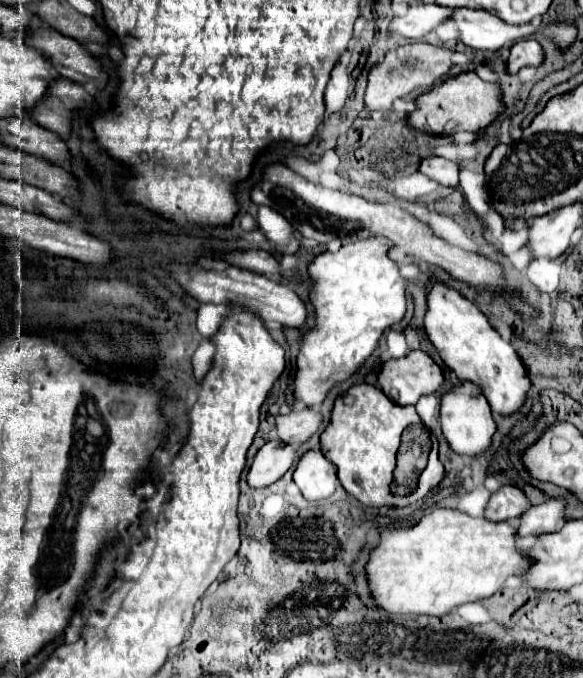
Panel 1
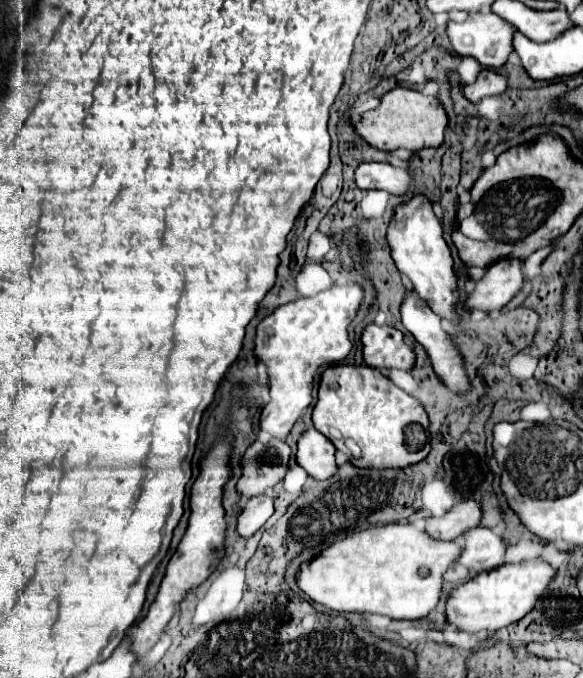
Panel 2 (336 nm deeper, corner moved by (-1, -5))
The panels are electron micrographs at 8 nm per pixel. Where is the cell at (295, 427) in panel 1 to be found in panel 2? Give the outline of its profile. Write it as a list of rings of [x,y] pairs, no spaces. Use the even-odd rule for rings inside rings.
[[[272,438],[268,442],[256,440],[242,458],[242,478],[238,480],[238,492],[246,498],[264,494],[276,482],[280,482],[288,470],[290,446]]]

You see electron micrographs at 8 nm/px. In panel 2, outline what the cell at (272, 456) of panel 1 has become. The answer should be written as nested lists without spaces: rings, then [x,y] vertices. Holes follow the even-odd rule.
[[[270,492],[250,498],[242,514],[238,516],[238,534],[244,538],[250,538],[254,532],[258,532],[266,524],[266,520],[272,514],[274,514],[274,498]]]

